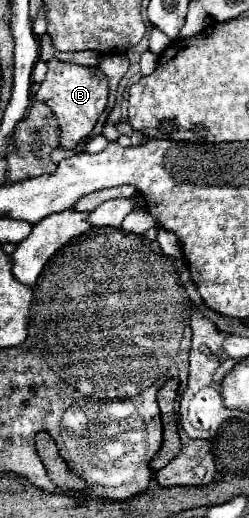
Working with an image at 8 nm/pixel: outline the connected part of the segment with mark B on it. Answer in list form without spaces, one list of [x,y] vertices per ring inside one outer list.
[[[56,57],[50,59],[46,65],[48,65],[48,73],[36,93],[36,99],[46,103],[58,119],[58,127],[60,127],[60,145],[58,147],[74,149],[80,141],[84,141],[92,135],[92,129],[94,129],[98,117],[106,109],[108,77],[100,71],[100,67],[94,67],[94,69],[82,67],[76,63],[60,61]]]

